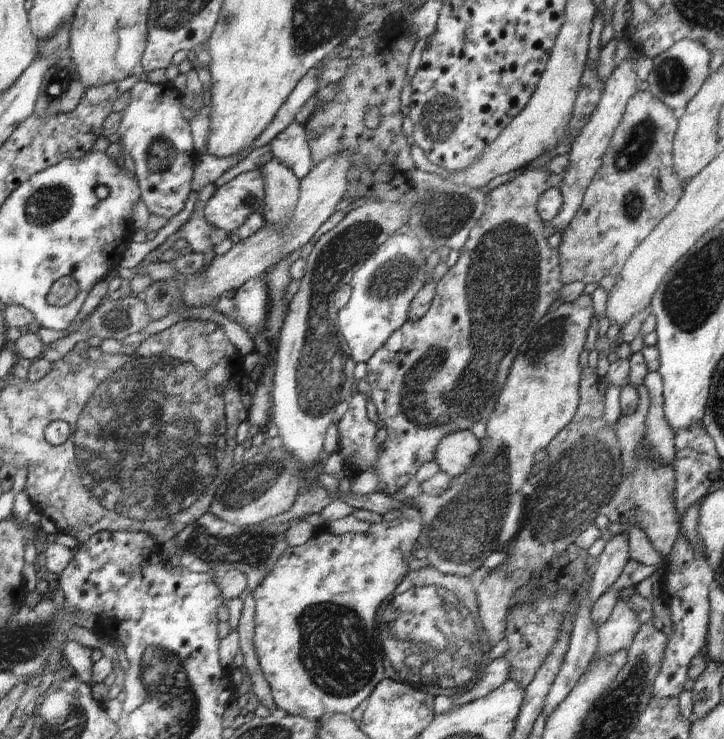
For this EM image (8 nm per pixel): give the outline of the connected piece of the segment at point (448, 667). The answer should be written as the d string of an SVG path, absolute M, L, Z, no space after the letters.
M437 568L410 571L376 613L375 631L379 636L384 656L396 669L396 676L406 684L430 693L434 698L444 694L454 698L464 693L482 676L490 662L488 653L493 644L479 618L477 593L472 589L470 577L446 576Z

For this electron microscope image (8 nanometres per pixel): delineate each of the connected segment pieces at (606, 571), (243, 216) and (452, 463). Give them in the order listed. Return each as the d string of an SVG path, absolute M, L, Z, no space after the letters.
M614 535L605 542L604 550L595 564L595 572L591 576L589 597L591 606L597 601L622 574L624 565L629 561L629 540L626 535Z
M259 168L241 173L216 189L206 203L203 215L211 226L230 234L236 232L251 214L260 212L264 203L265 182Z
M458 431L446 435L437 446L434 460L452 478L466 472L480 452L480 440L468 431Z

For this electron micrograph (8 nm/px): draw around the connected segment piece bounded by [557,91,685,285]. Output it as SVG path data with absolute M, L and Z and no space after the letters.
M638 91L630 100L627 102L622 120L616 128L615 133L611 136L610 146L602 157L600 168L596 171L594 178L588 185L587 191L584 195L584 200L580 205L579 211L574 215L570 224L561 232L562 240L557 251L560 255L560 280L564 285L573 283L574 281L580 281L584 284L591 282L597 282L599 284L602 277L611 274L618 276L632 251L644 242L644 239L652 232L653 228L667 215L672 212L672 209L678 204L680 197L683 193L684 182L676 174L673 167L673 140L677 129L678 121L673 115L673 110L670 110L661 100L658 100L650 91Z

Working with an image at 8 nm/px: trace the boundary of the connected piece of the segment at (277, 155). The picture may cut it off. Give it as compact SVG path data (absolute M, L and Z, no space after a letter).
M292 121L269 144L273 158L286 165L299 180L310 172L313 160L303 124Z

